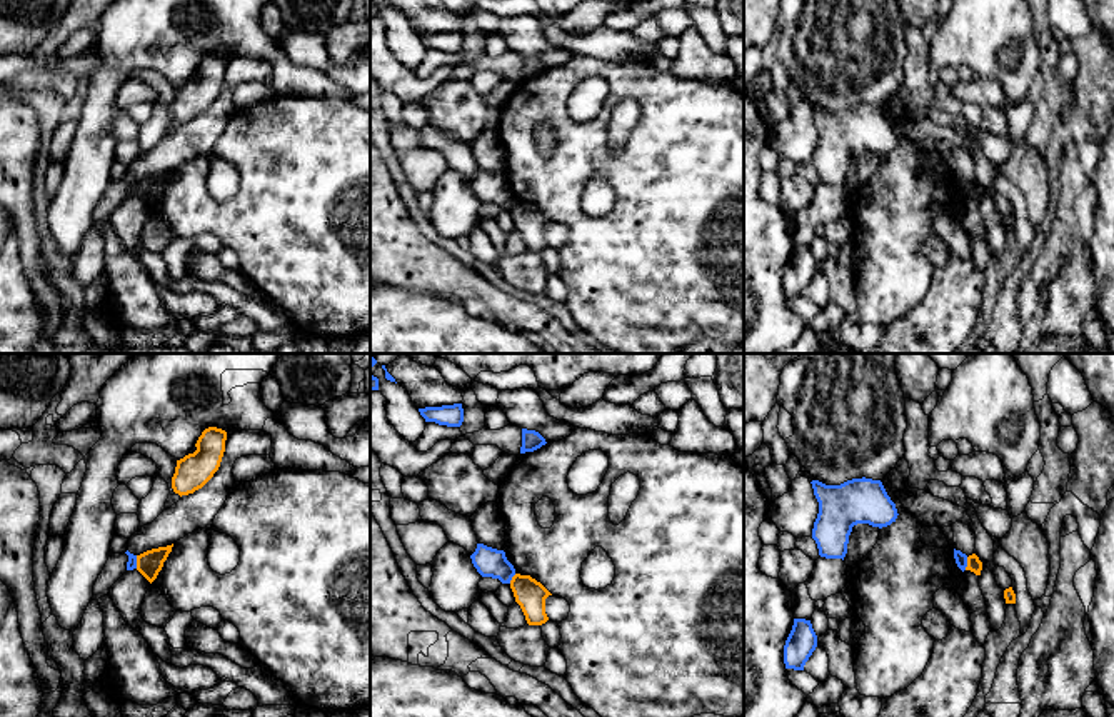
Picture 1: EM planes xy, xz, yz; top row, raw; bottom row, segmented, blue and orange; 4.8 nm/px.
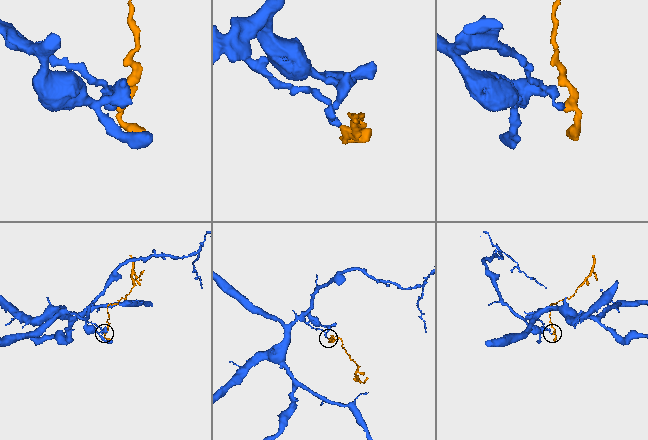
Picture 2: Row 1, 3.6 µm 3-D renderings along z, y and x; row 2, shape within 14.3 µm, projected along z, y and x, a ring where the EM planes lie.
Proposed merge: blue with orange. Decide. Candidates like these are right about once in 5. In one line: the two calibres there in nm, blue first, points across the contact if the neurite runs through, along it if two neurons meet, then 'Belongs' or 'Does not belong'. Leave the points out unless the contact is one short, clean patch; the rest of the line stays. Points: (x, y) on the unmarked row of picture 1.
Thickness 60 nm (blue) against 70 nm. Boundary: yz (968, 184), (964, 195). Does not belong

